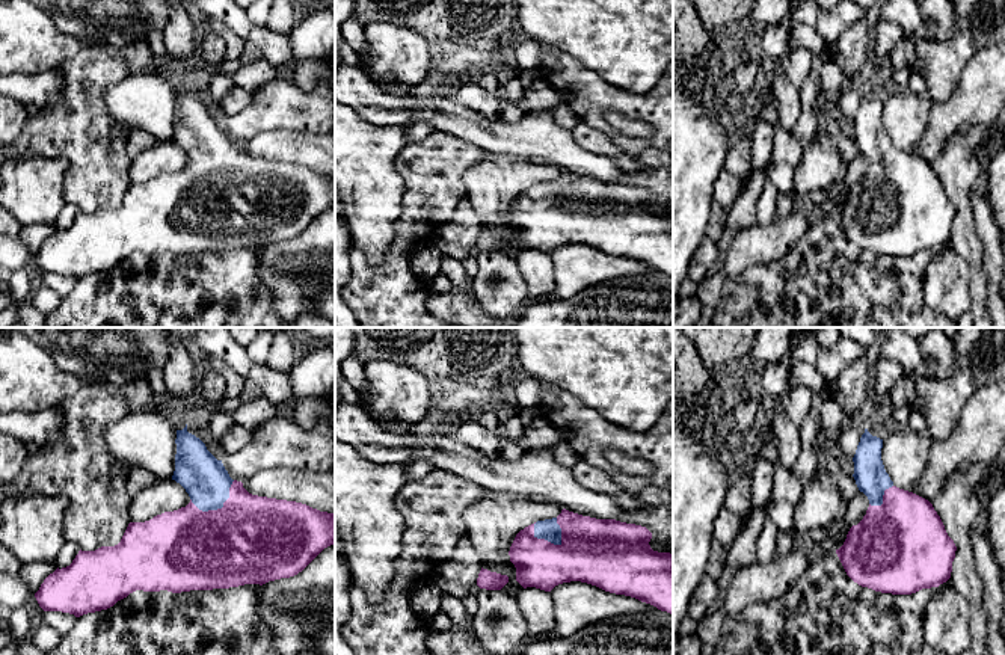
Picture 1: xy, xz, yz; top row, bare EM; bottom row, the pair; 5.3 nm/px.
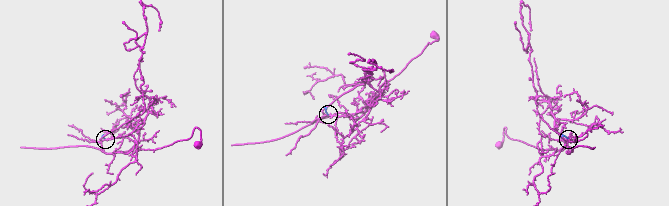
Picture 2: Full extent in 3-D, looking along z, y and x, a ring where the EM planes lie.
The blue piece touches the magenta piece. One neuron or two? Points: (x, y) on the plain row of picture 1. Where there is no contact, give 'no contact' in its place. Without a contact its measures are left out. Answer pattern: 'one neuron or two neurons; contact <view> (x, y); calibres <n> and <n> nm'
one neuron; contact xz (543, 199); calibres 110 and 320 nm

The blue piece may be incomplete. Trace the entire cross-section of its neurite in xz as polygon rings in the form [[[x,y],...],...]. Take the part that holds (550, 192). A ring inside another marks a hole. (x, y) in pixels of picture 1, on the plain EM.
[[[566,171],[557,180],[537,183],[521,192],[509,213],[516,229],[516,243],[524,249],[551,254],[555,248],[581,243],[605,254],[635,260],[661,273],[673,276],[673,216],[653,213],[649,207],[652,195],[641,187],[616,181],[596,181]]]

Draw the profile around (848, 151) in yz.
[[[836,131],[836,146],[845,166],[860,154],[854,139],[841,131]]]

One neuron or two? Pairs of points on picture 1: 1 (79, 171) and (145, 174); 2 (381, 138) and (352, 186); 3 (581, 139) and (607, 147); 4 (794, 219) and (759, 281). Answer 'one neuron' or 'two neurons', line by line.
1: two neurons
2: one neuron
3: one neuron
4: two neurons

